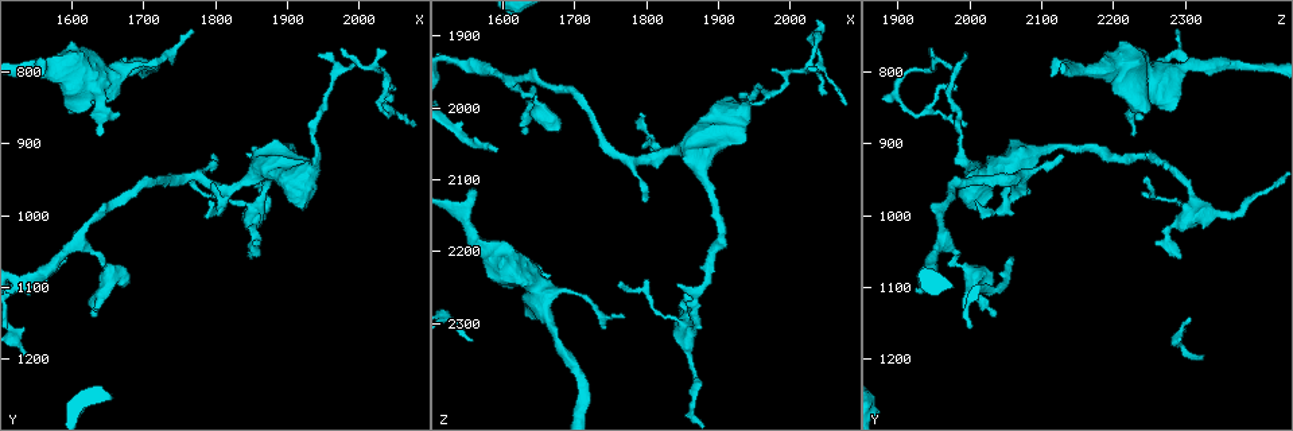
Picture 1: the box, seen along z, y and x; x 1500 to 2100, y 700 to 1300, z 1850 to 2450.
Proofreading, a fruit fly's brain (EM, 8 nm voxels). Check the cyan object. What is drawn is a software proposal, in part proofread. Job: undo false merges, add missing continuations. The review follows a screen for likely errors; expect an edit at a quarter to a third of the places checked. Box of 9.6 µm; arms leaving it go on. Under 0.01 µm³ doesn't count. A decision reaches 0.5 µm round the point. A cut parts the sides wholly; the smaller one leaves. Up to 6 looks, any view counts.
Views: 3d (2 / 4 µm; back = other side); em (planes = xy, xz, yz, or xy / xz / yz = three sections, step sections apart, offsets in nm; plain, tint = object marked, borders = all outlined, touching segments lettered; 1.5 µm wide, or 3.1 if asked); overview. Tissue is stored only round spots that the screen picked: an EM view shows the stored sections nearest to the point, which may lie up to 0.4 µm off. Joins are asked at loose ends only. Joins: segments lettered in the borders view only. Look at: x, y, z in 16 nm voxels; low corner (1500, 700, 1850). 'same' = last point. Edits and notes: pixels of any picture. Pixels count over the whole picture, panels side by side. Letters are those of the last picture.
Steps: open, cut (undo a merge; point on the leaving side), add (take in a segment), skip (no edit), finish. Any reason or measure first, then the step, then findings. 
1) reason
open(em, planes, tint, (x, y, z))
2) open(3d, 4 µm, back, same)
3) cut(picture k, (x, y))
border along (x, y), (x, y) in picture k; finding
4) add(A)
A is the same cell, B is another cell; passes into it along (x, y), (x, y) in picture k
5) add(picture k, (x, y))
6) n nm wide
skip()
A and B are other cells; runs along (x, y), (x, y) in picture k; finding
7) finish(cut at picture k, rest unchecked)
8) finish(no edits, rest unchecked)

tapers out
open(em, yz, step 8, tint, (1555, 1200, 2325))

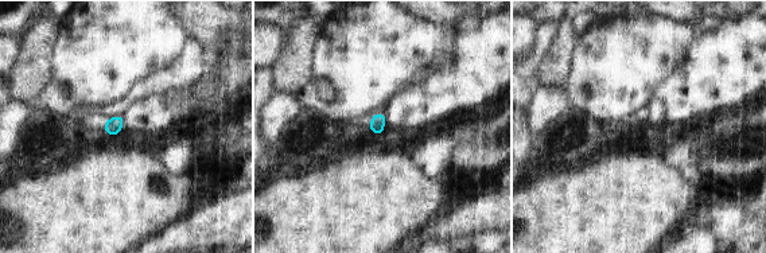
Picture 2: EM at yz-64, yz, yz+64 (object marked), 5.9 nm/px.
open(em, planes, borders, same)

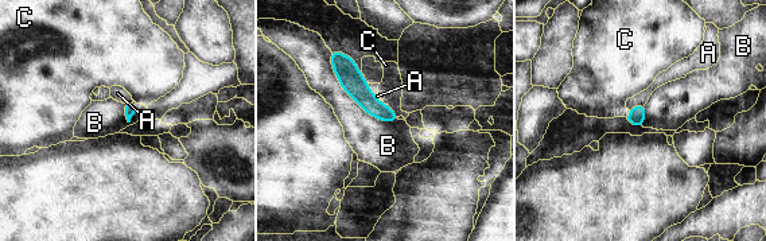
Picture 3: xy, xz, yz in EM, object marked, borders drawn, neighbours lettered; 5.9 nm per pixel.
B touches over 600 nm
skip()
A, B and C are other cells; border along (330, 50), (341, 88), (396, 121) in picture 3; no lettered segment goes on from it

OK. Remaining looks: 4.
open(em, yz, step 8, tint, (1665, 860, 2235))

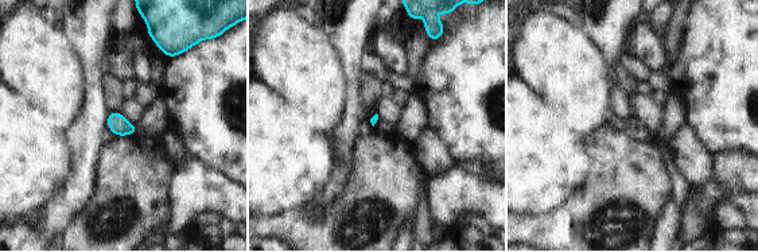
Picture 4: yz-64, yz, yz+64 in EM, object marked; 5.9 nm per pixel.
another direction
open(em, planes, tint, same)

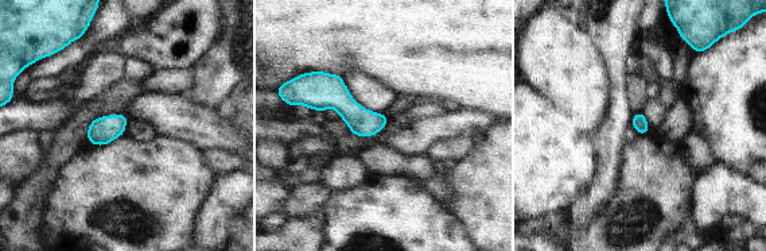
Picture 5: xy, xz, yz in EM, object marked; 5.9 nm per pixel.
open(em, planes, borders, same)

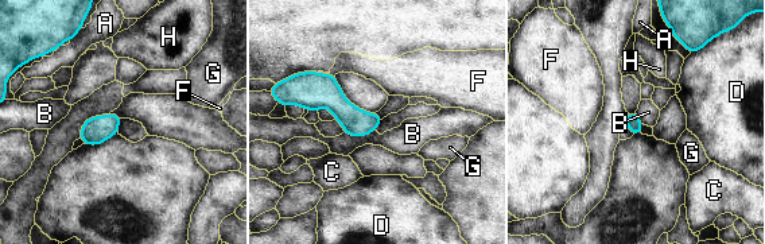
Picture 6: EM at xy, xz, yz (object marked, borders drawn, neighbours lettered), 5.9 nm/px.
skip()
A, B, C, D, F, G and H are other cells; no lettered segment goes on from it

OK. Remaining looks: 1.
finish(no edits, rest unchecked)

